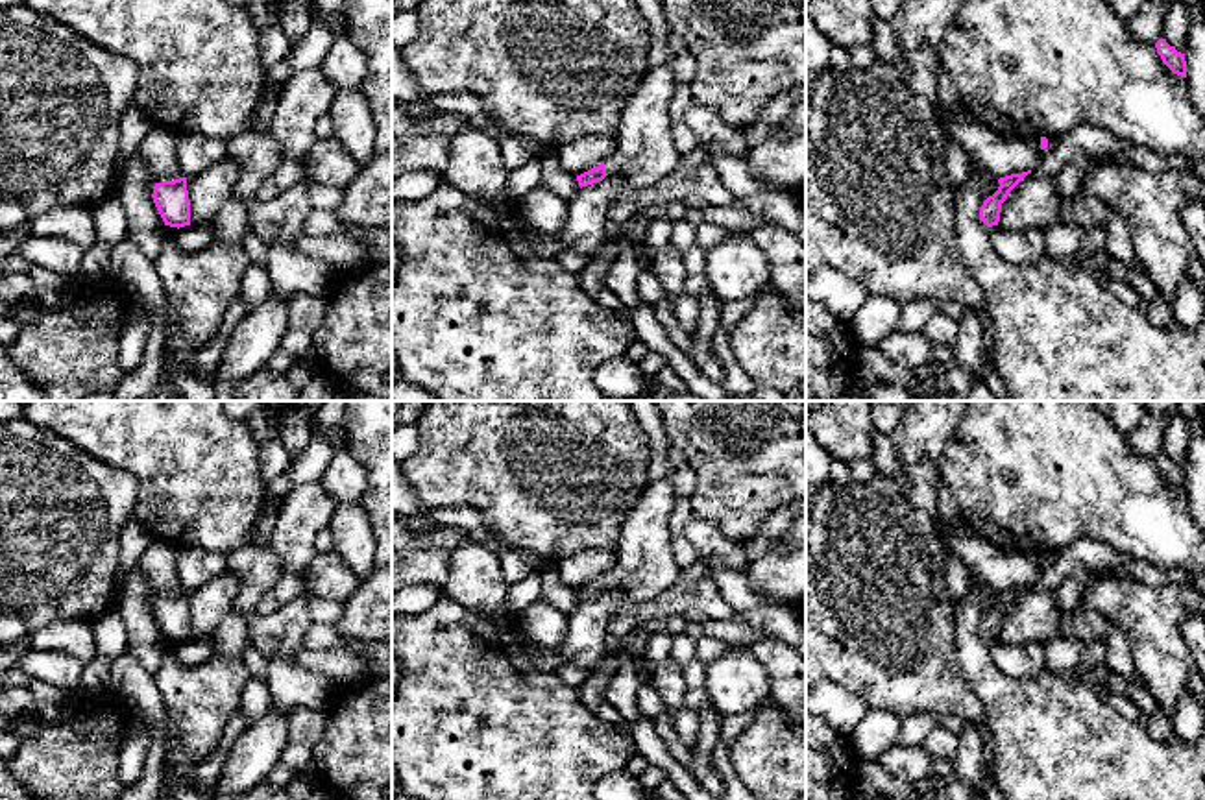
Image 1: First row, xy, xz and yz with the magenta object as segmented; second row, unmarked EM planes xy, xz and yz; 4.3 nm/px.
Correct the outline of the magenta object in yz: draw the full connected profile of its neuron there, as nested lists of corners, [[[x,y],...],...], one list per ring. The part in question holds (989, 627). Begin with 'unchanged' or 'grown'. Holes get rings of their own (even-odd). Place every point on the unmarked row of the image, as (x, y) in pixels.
unchanged; [[[1031,584],[1022,586],[1022,588],[1011,588],[1005,591],[1000,591],[998,604],[989,610],[983,619],[980,621],[980,632],[987,641],[998,639],[1000,636],[1000,626],[1002,626],[1002,617],[1007,613],[1009,606],[1028,589]]]

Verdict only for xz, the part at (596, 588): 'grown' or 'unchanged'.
grown

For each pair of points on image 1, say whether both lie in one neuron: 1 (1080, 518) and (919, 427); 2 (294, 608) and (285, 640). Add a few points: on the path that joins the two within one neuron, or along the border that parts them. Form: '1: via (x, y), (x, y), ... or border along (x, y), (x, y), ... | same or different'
1: border along (961, 420), (945, 446), (937, 475) | different
2: via (294, 616), (292, 632) | same

